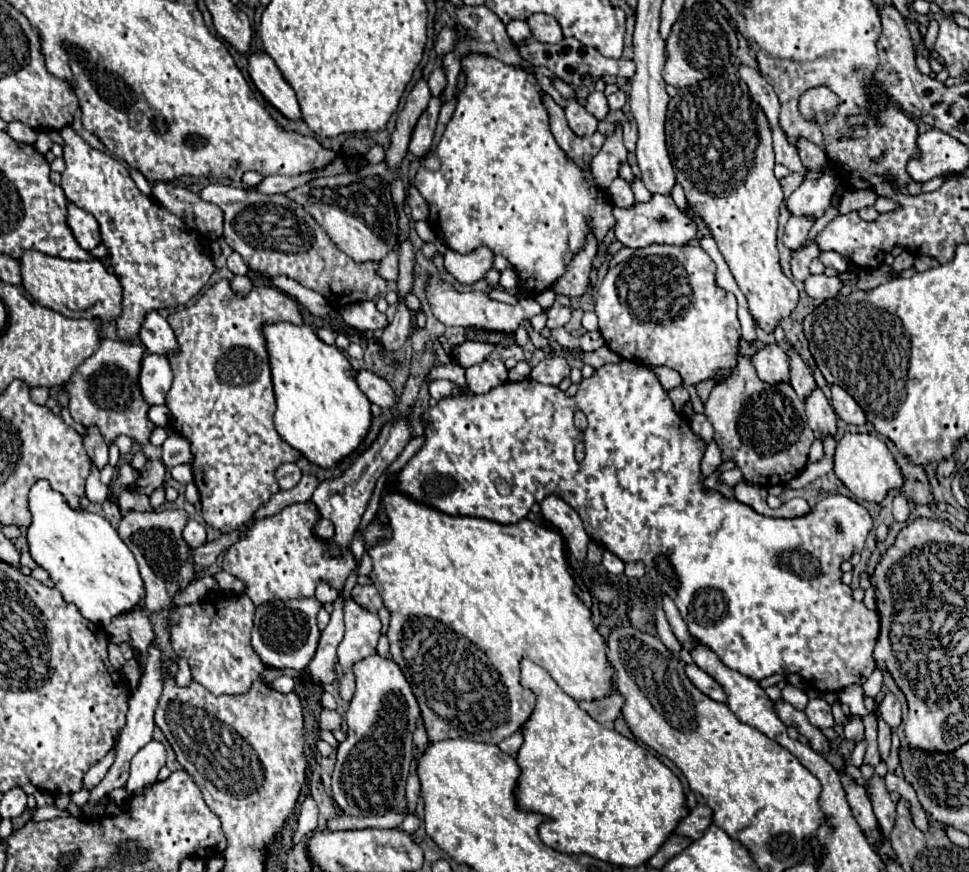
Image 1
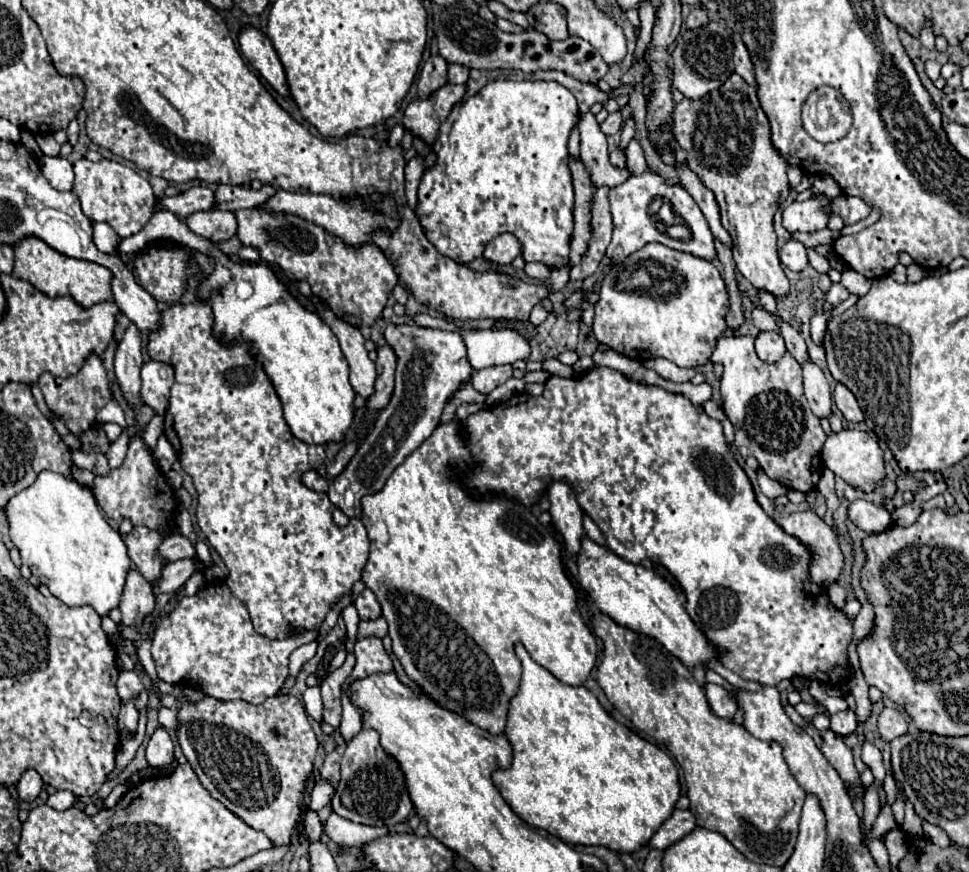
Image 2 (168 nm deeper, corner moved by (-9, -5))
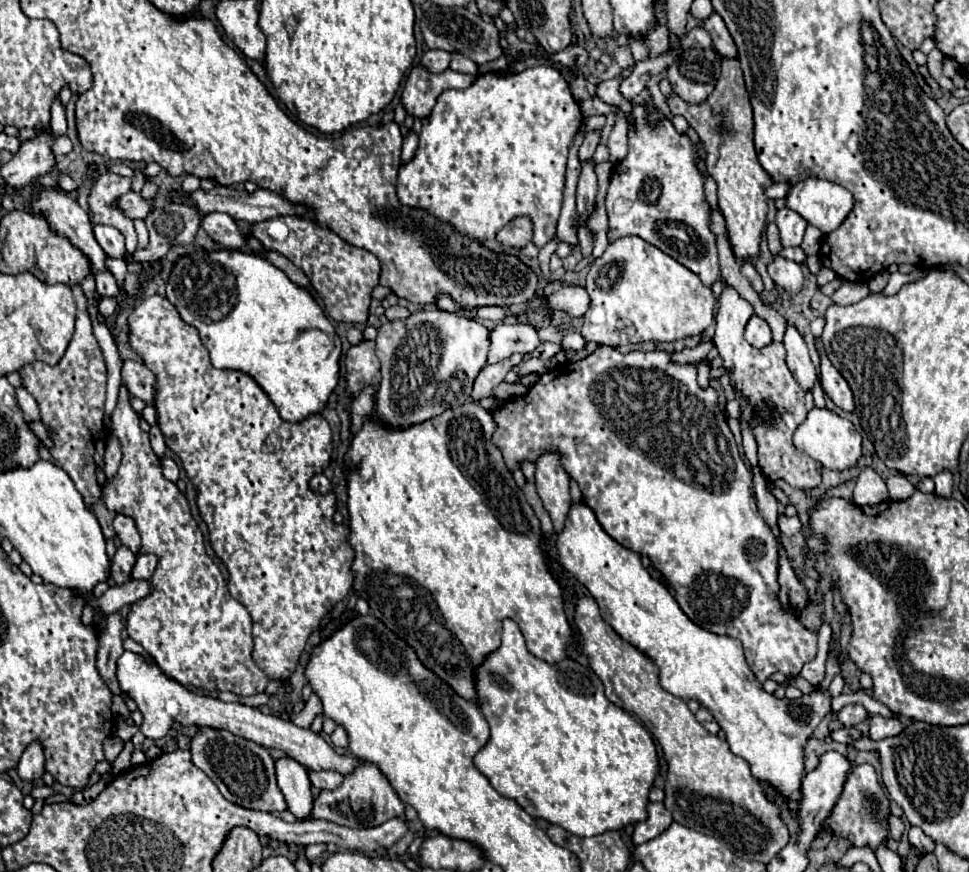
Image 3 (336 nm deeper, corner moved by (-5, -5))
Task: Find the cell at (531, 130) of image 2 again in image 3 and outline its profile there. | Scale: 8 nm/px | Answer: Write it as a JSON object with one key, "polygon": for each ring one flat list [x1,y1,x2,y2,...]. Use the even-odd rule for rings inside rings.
{"polygon":[[536,66,536,68,516,72,516,74,500,74,500,72,480,74,470,88,466,88,466,90,446,90,438,98,432,114,424,120,424,126,422,126,422,132,420,132,420,144,418,144,414,160,408,162,406,166,400,166,400,172,398,172,398,198,402,200,402,204,406,204,410,208,426,210,434,218,452,224,456,232,468,236,470,240,474,240,478,244,484,244,486,240,494,240,496,232,500,228,504,228,508,222,512,222,514,218,520,218,520,216,530,218,532,220,532,230,534,230,532,242,536,244,536,248,542,248,556,236,556,222,558,222,560,208,562,208,562,190,564,190,564,178,566,178,568,148,570,148,574,136,578,134,578,128,580,128,582,120,584,118,582,118,580,106,576,104,572,92,568,88,568,82,552,66]]}

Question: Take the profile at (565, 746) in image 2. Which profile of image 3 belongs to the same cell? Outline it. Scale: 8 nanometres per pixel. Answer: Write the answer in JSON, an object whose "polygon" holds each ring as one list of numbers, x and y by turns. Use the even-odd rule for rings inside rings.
{"polygon":[[504,620,504,632,502,632,502,646,488,656,488,660,478,668,478,678,476,678,476,688,480,688,480,710,484,718,490,724,490,740,488,744,476,754,476,768,490,780,490,784,496,788,498,794,516,800,532,818,542,818,550,824,562,826,564,830,576,834,576,836,598,836,604,834,606,830,622,830,628,824,636,824,648,818,648,802,650,802,650,790,654,786,654,780,660,774,660,764,658,764,658,754,656,746,650,738,650,734,622,708,616,708,606,696,604,696,604,686,600,678,590,672,590,668,584,668,576,660,564,660,562,664,550,666,544,660,534,658,524,644,524,636,516,622]]}

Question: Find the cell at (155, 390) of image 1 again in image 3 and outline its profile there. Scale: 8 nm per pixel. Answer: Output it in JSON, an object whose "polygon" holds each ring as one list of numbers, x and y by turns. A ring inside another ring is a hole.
{"polygon":[[124,360,122,380,124,380,126,388,132,392,132,396,140,398,148,406,154,406,156,392,158,392,158,384,156,384,154,372,144,362]]}

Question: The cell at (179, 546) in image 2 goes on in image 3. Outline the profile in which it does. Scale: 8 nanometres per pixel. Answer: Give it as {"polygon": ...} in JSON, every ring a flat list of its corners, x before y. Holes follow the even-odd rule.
{"polygon":[[140,554,138,562,136,562,134,570,132,570,132,576,140,578,140,580,150,580,156,566,158,566,158,556,156,554]]}

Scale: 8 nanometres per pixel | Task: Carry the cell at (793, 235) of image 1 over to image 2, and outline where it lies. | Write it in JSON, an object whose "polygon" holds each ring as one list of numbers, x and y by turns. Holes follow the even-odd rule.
{"polygon":[[788,240,788,242,784,244,784,248,780,250,780,262,782,262,786,268,794,270,794,272,804,270,804,268,808,266,806,248,804,248,800,242,796,242,796,240]]}

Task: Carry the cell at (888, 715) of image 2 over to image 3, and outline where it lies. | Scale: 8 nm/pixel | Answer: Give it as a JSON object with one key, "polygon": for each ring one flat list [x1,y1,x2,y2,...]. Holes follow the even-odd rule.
{"polygon":[[880,714,870,718,870,738,874,742,898,736,900,732,902,732,902,724,898,718,884,718]]}

